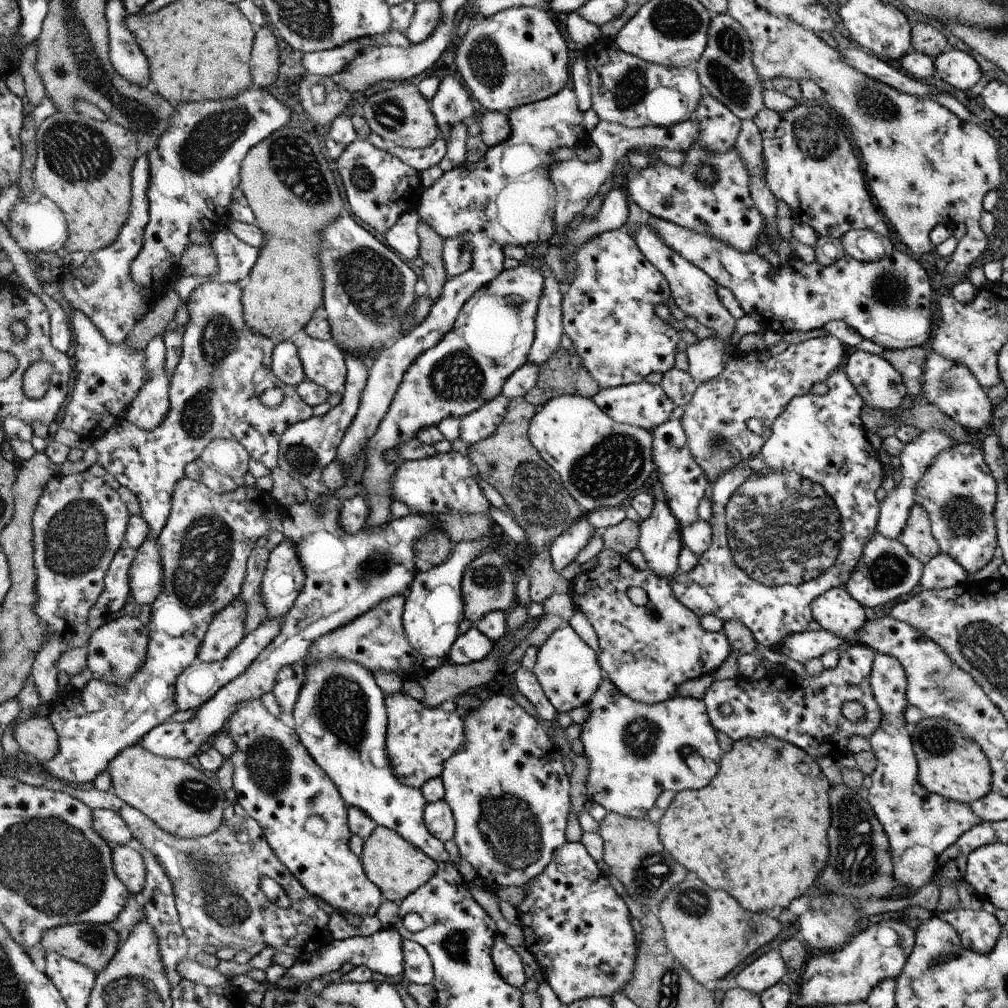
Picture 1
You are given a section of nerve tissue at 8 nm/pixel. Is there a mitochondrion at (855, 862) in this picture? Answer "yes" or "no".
yes

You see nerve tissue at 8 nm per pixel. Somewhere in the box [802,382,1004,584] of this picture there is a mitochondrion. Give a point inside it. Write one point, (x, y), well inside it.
(959, 518)

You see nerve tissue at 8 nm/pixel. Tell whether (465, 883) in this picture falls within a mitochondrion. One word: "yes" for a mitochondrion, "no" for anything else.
no

